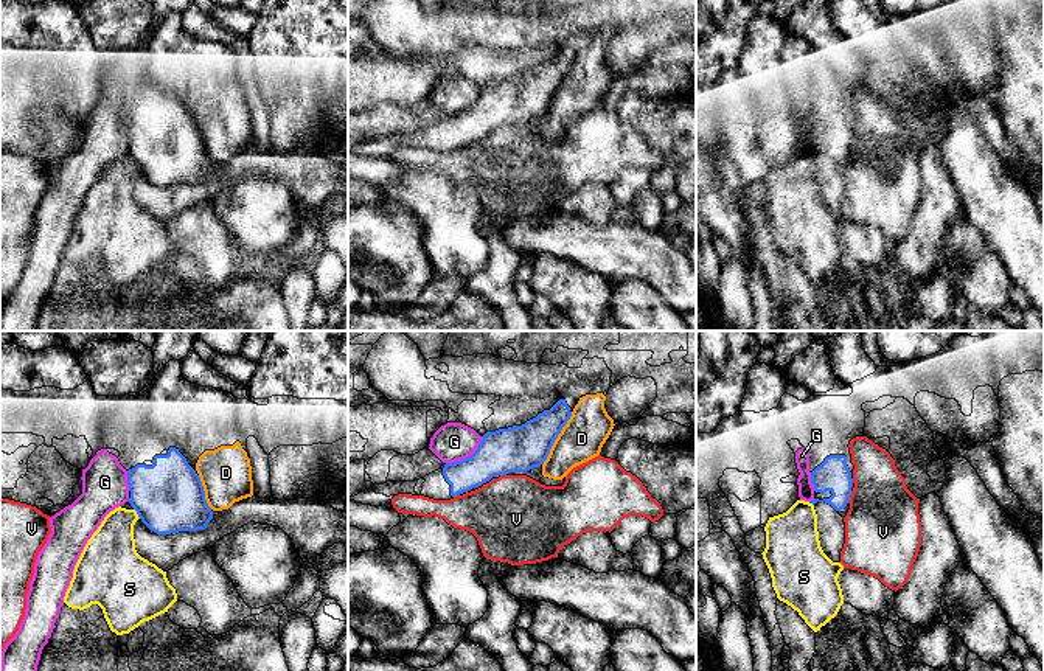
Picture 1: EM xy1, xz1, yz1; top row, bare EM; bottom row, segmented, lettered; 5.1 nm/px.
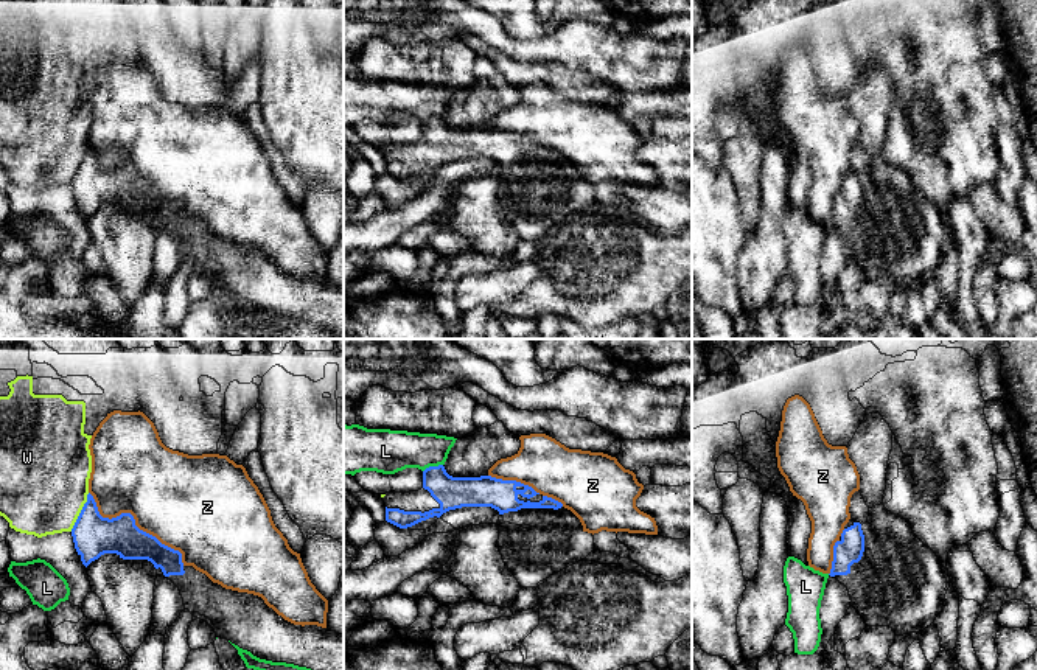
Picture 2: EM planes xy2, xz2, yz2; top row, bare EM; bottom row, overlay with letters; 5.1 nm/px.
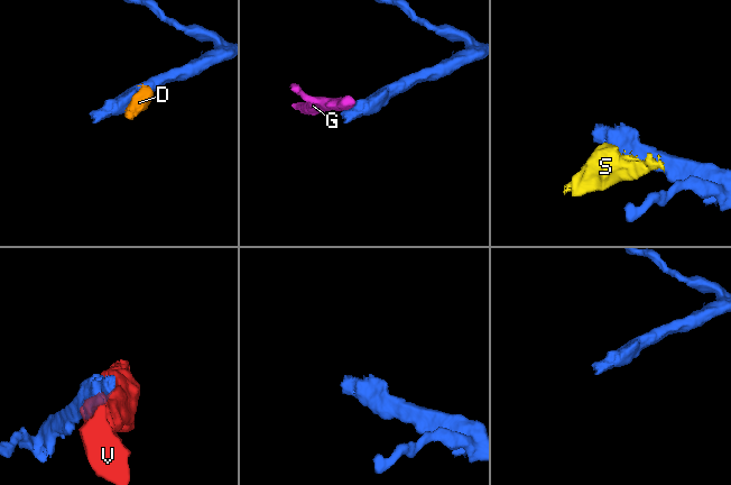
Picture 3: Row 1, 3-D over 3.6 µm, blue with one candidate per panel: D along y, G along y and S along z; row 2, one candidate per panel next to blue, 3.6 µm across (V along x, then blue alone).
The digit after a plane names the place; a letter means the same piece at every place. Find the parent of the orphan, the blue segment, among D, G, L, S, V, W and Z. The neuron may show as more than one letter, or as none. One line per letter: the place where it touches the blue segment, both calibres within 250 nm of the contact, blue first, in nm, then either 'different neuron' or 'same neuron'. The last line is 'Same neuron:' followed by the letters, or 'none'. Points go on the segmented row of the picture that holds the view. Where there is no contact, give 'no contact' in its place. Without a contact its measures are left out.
D: meets blue in xz1 at (556, 437); 240 nm thick on the blue side, 220 nm on the other; different neuron
G: meets blue in xz1 at (468, 457); 240 nm thick on the blue side, 200 nm on the other; different neuron
L: meets blue in xz2 at (432, 467); 170 nm thick on the blue side, 220 nm on the other; different neuron
S: meets blue in xy1 at (137, 513); 360 nm thick on the blue side, 260 nm on the other; different neuron
V: meets blue in yz1 at (849, 497); 170 nm thick on the blue side, 400 nm on the other; different neuron
W: meets blue in xy2 at (81, 512); 220 nm thick on the blue side, 460 nm on the other; different neuron
Z: meets blue in xy2 at (134, 521); 220 nm thick on the blue side, 460 nm on the other; different neuron
Same neuron: none

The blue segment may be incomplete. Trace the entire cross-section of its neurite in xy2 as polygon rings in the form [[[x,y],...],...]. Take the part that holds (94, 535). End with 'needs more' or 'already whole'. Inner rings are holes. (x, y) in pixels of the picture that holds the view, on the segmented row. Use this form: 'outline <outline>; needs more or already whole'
outline [[[87,494],[73,529],[75,549],[87,567],[104,553],[117,553],[123,560],[148,560],[157,569],[157,575],[171,580],[180,591],[185,609],[199,612],[213,622],[216,637],[227,639],[253,656],[272,662],[286,662],[311,670],[344,670],[344,636],[317,625],[294,625],[278,616],[258,595],[225,589],[213,583],[205,574],[182,563],[182,553],[155,536],[140,530],[131,513],[117,518],[103,518],[93,496]]]; needs more

